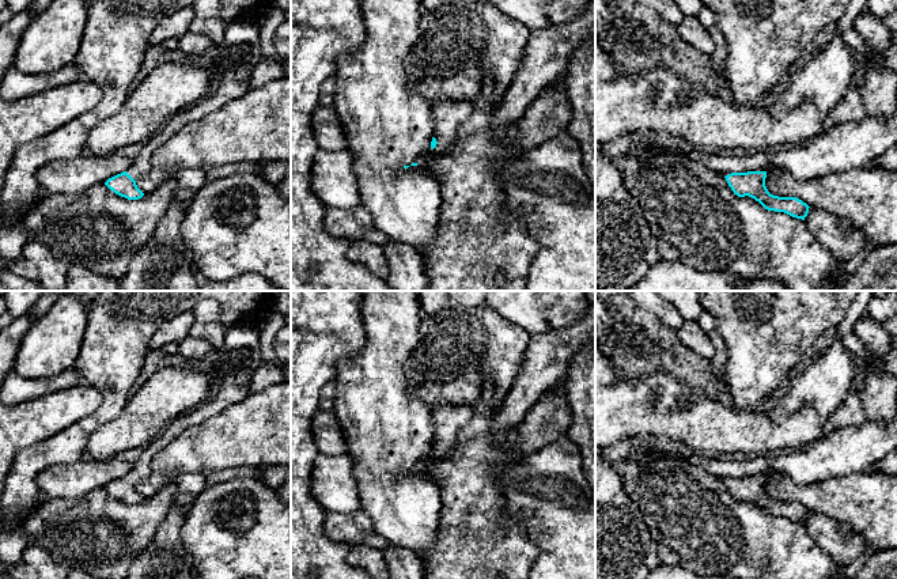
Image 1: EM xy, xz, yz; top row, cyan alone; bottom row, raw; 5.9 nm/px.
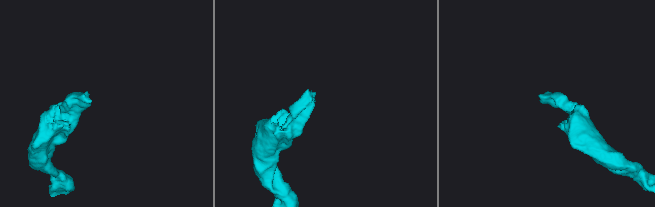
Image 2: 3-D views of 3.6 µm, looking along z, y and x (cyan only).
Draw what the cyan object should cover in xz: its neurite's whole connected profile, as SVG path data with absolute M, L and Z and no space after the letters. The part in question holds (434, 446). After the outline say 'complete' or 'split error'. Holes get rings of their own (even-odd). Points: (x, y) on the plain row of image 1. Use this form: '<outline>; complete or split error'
M447 405L432 412L434 442L431 453L435 459L451 455L455 450L455 434L469 424L474 415L472 405Z; split error

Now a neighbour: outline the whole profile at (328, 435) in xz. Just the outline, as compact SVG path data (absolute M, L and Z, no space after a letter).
M318 410L311 420L315 446L325 455L349 455L349 446L336 413Z

